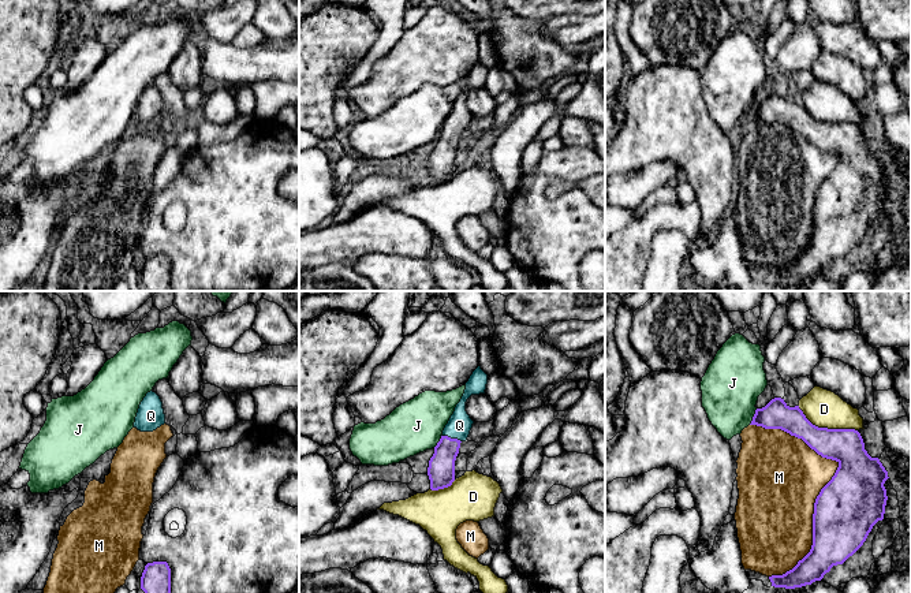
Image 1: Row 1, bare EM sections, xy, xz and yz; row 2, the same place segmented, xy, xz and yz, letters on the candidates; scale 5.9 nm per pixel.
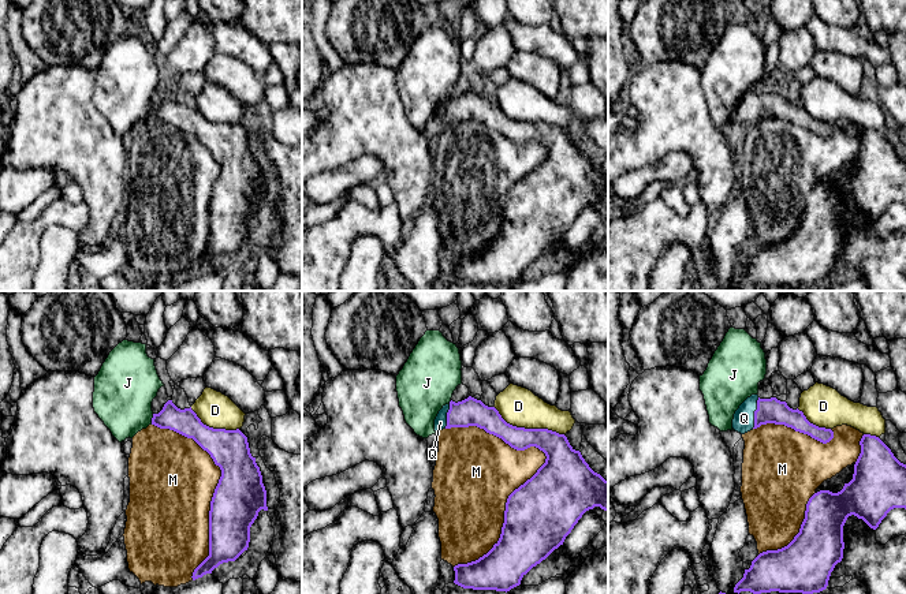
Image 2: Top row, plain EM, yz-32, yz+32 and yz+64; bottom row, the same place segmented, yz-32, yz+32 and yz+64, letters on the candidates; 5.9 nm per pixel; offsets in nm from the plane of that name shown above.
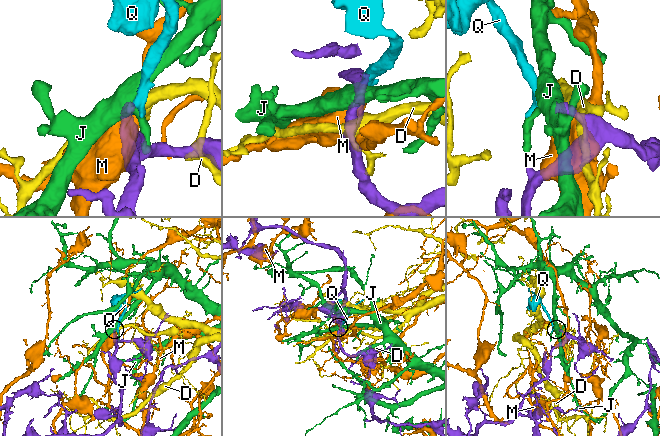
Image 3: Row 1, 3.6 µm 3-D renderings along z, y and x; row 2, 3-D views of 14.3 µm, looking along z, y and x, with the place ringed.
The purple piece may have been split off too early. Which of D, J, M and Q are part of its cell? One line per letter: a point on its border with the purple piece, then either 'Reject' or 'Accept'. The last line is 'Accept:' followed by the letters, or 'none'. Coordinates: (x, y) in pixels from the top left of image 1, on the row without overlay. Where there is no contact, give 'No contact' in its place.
D: Touches purple at yz (825, 122). Reject
J: Touches purple at yz (753, 111). Reject
M: Touches purple at yz (827, 178). Reject
Q: Touches purple at xz (450, 131). Accept
Accept: Q

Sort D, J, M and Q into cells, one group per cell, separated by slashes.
D / J / M / Q

